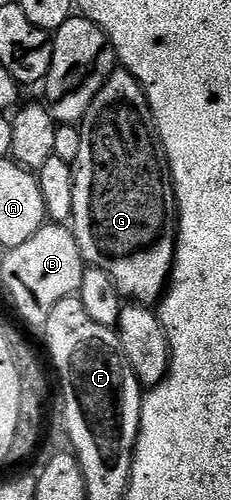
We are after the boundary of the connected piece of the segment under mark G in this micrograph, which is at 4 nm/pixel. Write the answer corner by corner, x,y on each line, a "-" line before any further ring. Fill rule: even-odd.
115,68
108,76
108,80
100,88
100,92
94,97
94,103
88,108
85,118
81,123
82,139
80,140
80,156
72,163
74,172
74,195
72,196
72,229
74,239
82,253
82,260
87,266
95,266
108,276
112,276
114,283
118,285
119,292
127,299
143,304
154,304
163,297
168,283
172,277
174,268
174,252
178,245
178,197
174,191
174,178
170,175
170,161
166,158
166,152
162,149
158,137
158,127
154,124
154,113
146,99
146,93
138,80
129,72
121,68

